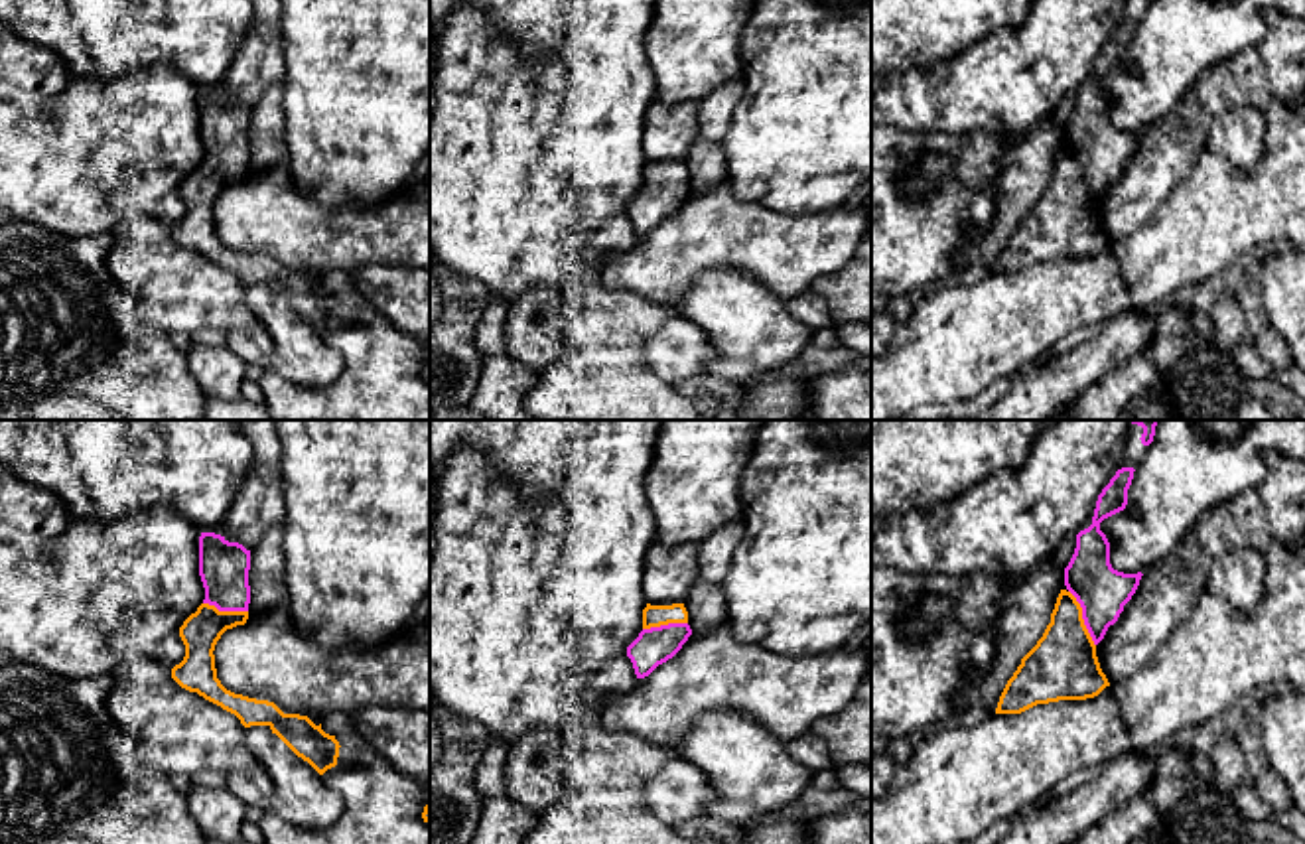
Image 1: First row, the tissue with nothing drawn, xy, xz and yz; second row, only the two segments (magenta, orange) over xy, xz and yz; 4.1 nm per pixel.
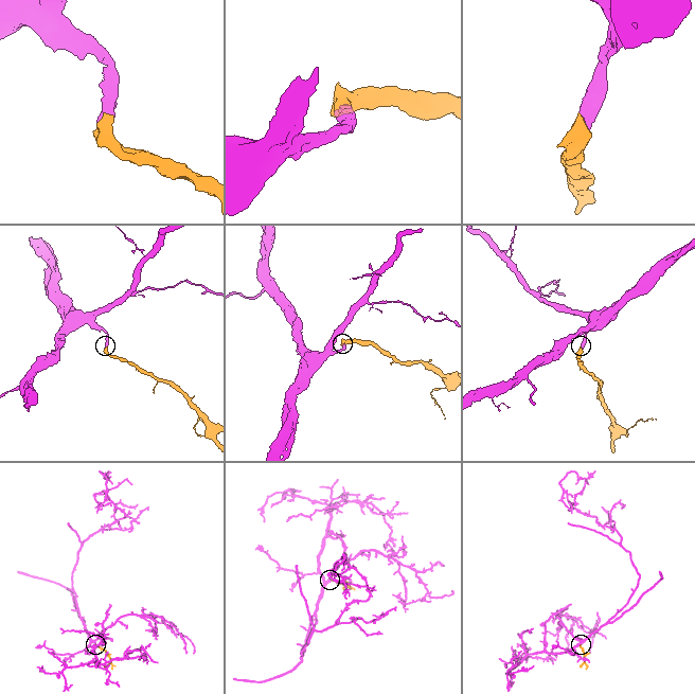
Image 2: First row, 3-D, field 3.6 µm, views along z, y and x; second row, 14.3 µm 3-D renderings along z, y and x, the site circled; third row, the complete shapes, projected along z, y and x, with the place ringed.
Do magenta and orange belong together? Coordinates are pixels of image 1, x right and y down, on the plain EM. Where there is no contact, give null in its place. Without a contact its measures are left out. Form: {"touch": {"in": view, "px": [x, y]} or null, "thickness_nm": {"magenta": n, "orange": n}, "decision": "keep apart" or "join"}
{"touch": {"in": "yz", "px": [1083, 176]}, "thickness_nm": {"magenta": 200, "orange": 280}, "decision": "join"}

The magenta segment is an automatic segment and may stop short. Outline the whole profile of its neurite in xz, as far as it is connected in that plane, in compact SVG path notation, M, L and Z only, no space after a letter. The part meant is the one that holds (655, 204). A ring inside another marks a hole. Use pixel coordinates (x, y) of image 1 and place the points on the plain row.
M684 162L651 164L643 168L643 189L627 205L637 237L649 235L672 217L692 193Z

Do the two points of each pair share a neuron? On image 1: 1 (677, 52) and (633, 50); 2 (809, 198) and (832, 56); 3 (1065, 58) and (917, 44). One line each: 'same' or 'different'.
1: different
2: same
3: different

